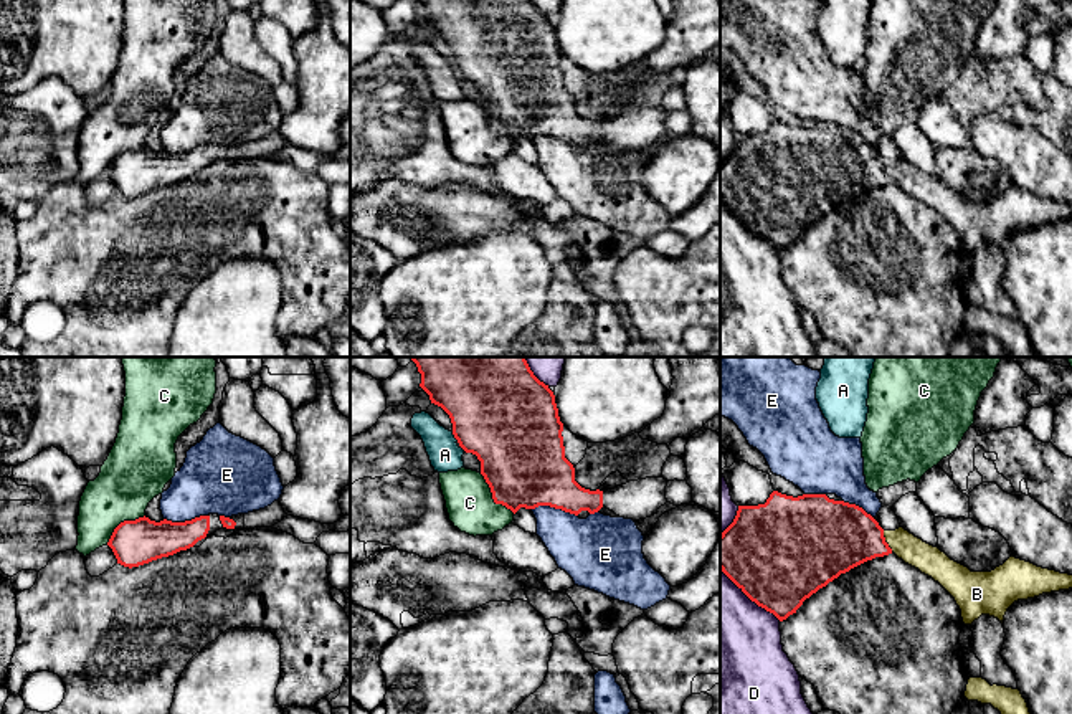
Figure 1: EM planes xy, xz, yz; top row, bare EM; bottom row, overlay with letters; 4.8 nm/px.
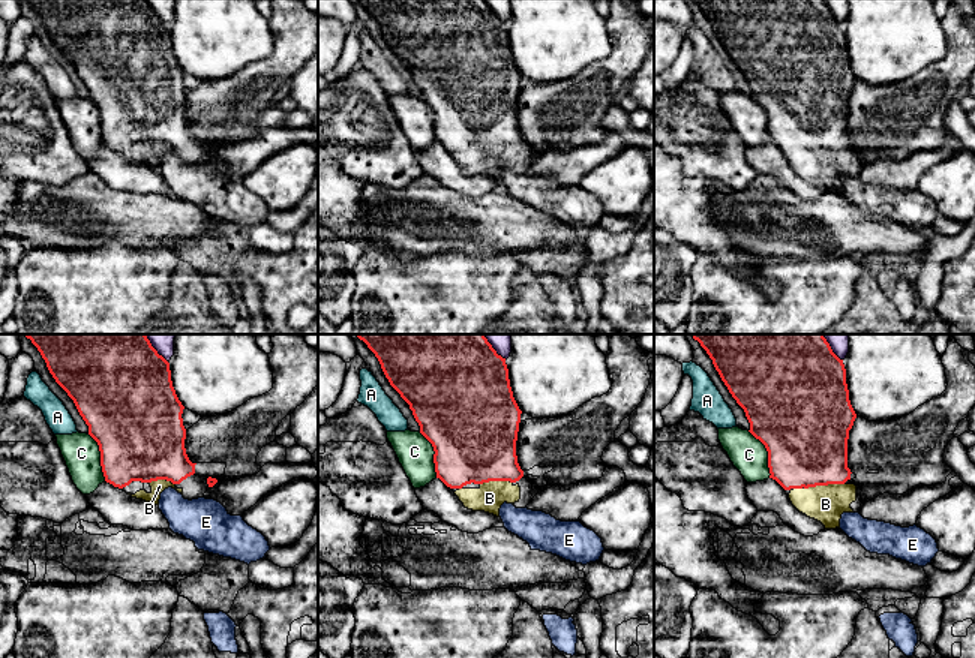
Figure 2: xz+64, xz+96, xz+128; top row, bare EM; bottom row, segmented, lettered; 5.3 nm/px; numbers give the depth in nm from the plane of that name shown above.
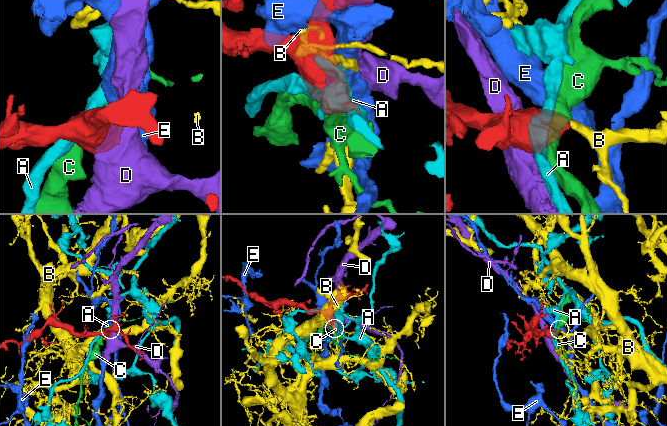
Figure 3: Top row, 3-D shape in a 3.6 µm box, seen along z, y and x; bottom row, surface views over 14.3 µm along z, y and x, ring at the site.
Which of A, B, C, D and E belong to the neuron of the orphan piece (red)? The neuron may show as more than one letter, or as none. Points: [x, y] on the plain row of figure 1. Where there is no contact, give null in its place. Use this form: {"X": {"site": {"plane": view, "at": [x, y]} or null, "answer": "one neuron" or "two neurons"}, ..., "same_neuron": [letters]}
{"A": {"site": {"plane": "xz", "at": [455, 66]}, "answer": "two neurons"}, "B": {"site": {"plane": "yz", "at": [884, 171]}, "answer": "one neuron"}, "C": {"site": {"plane": "xz", "at": [493, 128]}, "answer": "two neurons"}, "D": {"site": {"plane": "yz", "at": [750, 228]}, "answer": "two neurons"}, "E": {"site": {"plane": "xz", "at": [555, 138]}, "answer": "two neurons"}, "same_neuron": ["B"]}

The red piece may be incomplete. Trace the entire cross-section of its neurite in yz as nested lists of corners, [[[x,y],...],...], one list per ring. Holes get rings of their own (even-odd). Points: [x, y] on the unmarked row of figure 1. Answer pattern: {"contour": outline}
{"contour": [[[773,121],[765,134],[738,136],[733,152],[720,164],[720,200],[780,251],[796,243],[806,228],[841,203],[892,182],[938,212],[955,228],[965,255],[971,255],[981,245],[1003,253],[1014,231],[1072,218],[1072,205],[1013,185],[991,202],[971,202],[904,157],[884,160],[862,137],[829,129],[826,124],[793,127]]]}

